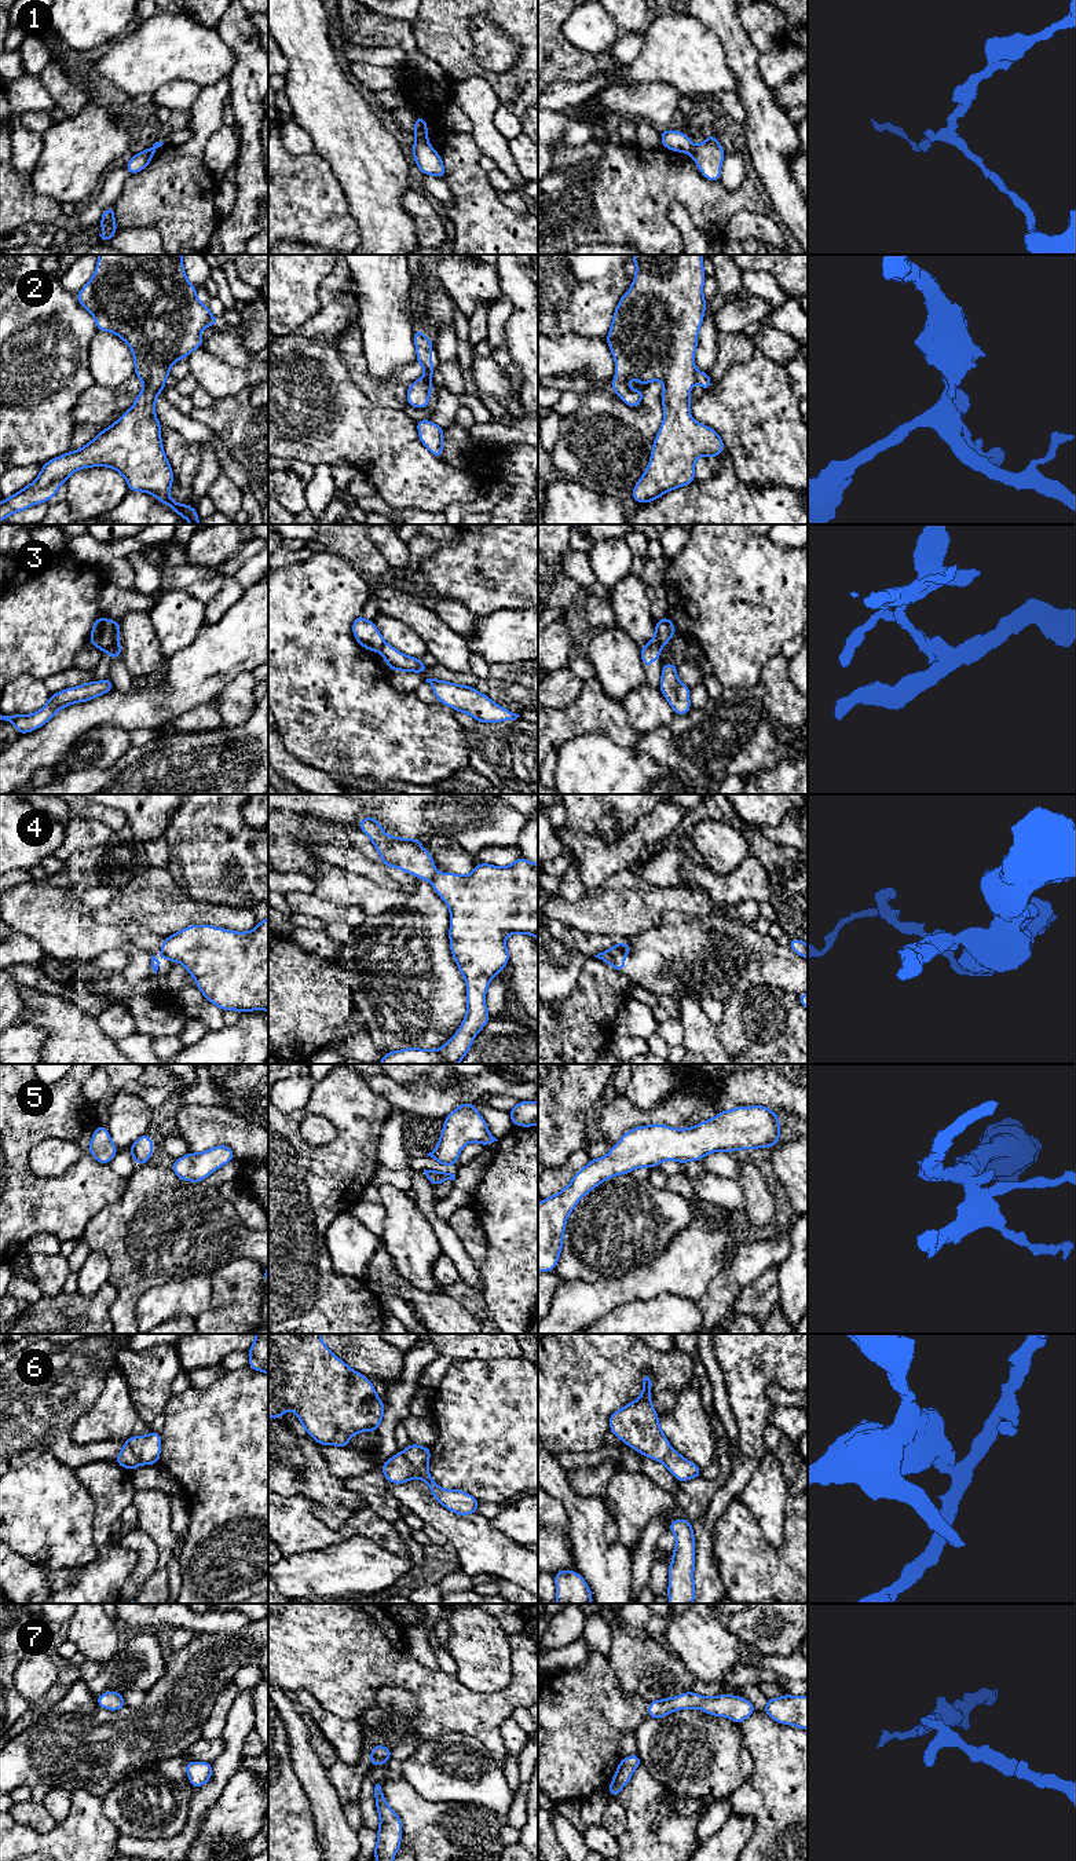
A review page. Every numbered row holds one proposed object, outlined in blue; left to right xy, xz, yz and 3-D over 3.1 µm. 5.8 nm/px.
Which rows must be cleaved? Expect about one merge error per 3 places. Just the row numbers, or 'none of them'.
1, 3, 4, 6

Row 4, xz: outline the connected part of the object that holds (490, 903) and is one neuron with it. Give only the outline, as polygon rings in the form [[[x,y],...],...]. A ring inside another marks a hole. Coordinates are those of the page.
[[[519,858],[508,867],[477,863],[469,875],[436,873],[432,886],[450,908],[450,950],[466,983],[466,1016],[458,1031],[439,1049],[407,1048],[385,1053],[378,1064],[458,1064],[477,1032],[490,1020],[486,991],[508,965],[508,935],[531,935],[538,940],[538,863]]]

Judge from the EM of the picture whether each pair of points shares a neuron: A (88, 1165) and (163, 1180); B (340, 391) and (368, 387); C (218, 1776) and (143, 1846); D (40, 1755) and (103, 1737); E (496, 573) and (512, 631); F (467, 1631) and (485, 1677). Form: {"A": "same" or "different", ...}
{"A": "different", "B": "different", "C": "same", "D": "same", "E": "different", "F": "same"}

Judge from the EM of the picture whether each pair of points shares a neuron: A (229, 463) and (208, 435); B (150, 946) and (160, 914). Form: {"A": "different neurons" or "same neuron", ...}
{"A": "same neuron", "B": "different neurons"}

